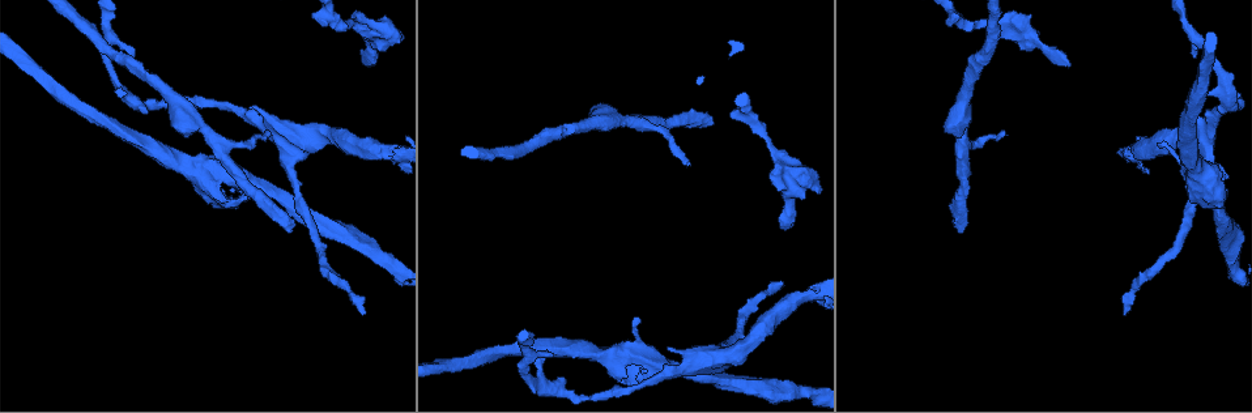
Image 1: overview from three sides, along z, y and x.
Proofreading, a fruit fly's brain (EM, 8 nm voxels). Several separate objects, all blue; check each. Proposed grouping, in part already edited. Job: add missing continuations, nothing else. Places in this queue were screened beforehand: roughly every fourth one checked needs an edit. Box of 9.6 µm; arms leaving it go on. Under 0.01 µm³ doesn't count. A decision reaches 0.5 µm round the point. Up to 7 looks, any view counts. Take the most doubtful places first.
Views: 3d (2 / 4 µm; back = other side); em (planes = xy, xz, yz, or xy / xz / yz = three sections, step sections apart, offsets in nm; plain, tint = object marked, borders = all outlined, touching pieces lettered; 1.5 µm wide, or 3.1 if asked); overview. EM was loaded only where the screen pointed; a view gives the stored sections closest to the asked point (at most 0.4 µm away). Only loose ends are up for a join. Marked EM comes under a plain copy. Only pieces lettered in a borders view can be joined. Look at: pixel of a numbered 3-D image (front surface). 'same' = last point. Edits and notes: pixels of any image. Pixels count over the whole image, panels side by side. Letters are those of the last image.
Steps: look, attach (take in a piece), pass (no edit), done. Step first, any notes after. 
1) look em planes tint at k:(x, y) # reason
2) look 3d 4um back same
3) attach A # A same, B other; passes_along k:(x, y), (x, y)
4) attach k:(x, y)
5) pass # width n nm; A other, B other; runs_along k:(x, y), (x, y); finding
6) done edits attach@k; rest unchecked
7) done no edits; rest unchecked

look 3d 4um at 1:(365, 313) # branch stops here

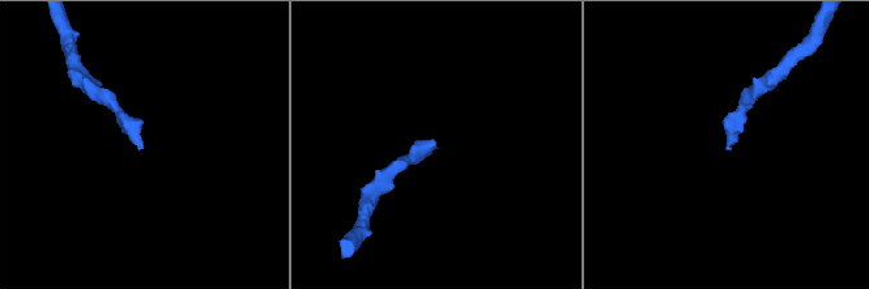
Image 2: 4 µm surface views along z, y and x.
look em planes borders at 2:(432, 147) # need the tissue

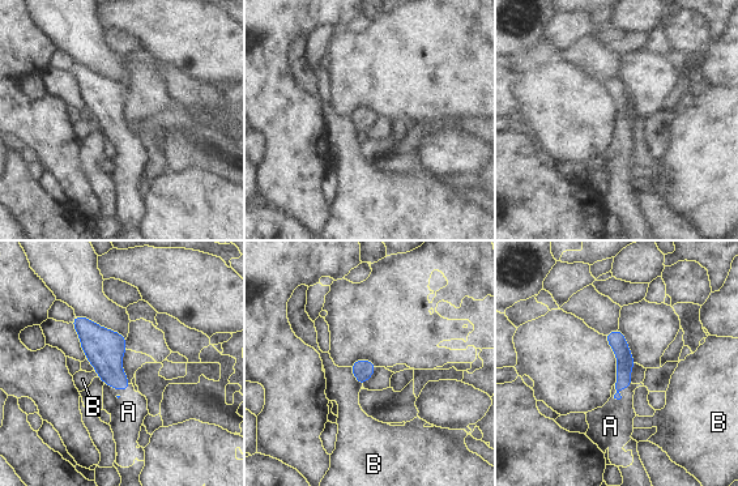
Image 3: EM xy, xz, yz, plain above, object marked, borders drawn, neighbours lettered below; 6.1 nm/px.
attach 3:(610, 426) # longest_contact B 150 nm; A same, B other; passes_along 3:(626, 362), (622, 388), (610, 426); it goes on there

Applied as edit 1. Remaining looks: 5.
look overview # see it whole again

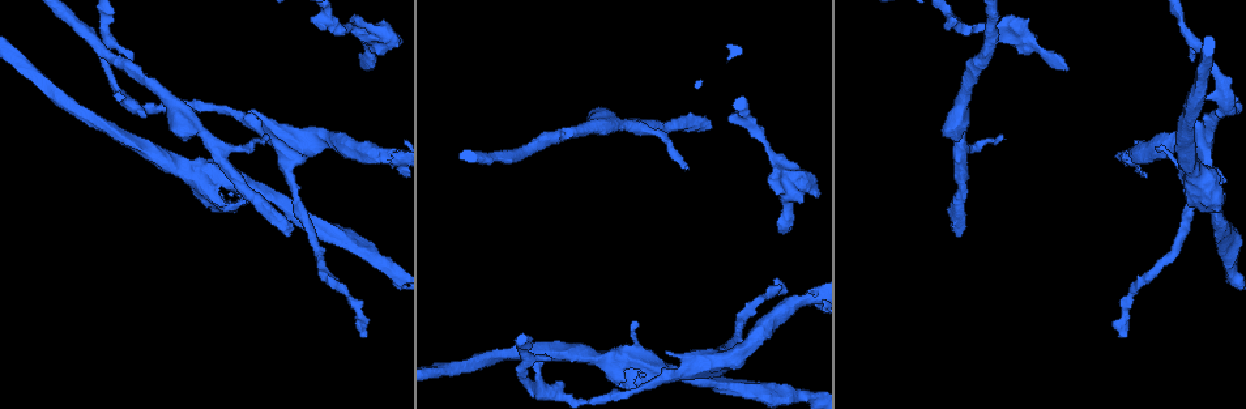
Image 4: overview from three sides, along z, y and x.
look em xy step 8 tint at 4:(704, 128) # free end

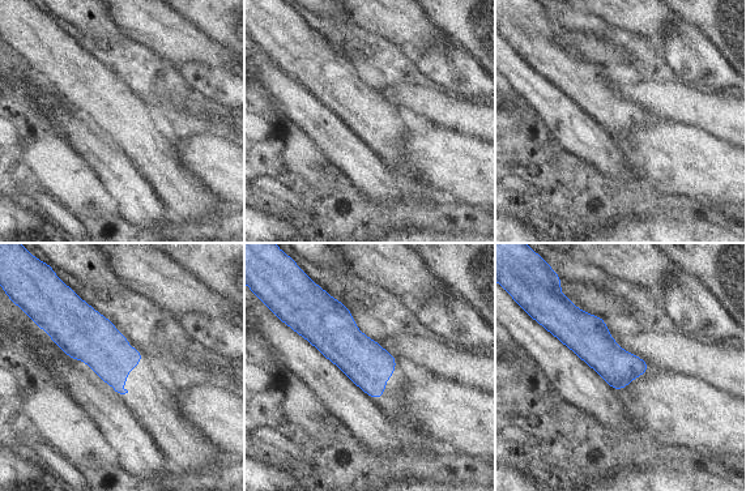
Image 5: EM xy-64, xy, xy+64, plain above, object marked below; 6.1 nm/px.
look em xz step 4 borders same # cut it another way

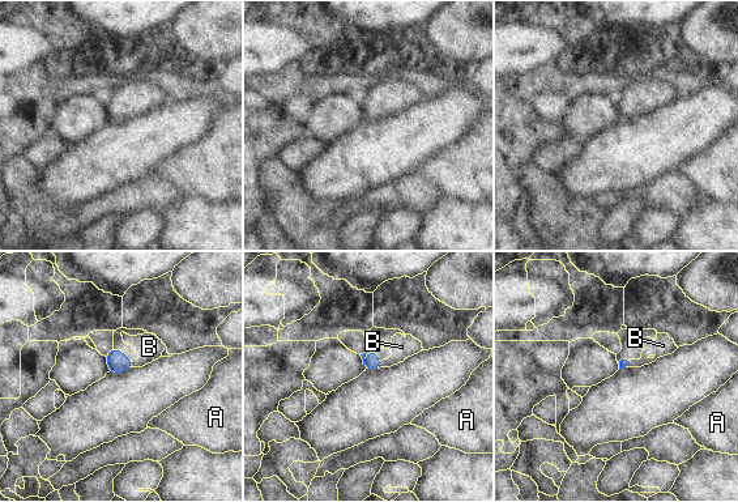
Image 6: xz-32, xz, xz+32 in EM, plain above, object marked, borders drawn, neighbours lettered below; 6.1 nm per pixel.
attach 6:(401, 347) # A other, B same; passes_along 6:(372, 362), (382, 364), (401, 347); it goes on there

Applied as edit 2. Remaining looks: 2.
done edits attach@3, attach@6; rest unchecked

